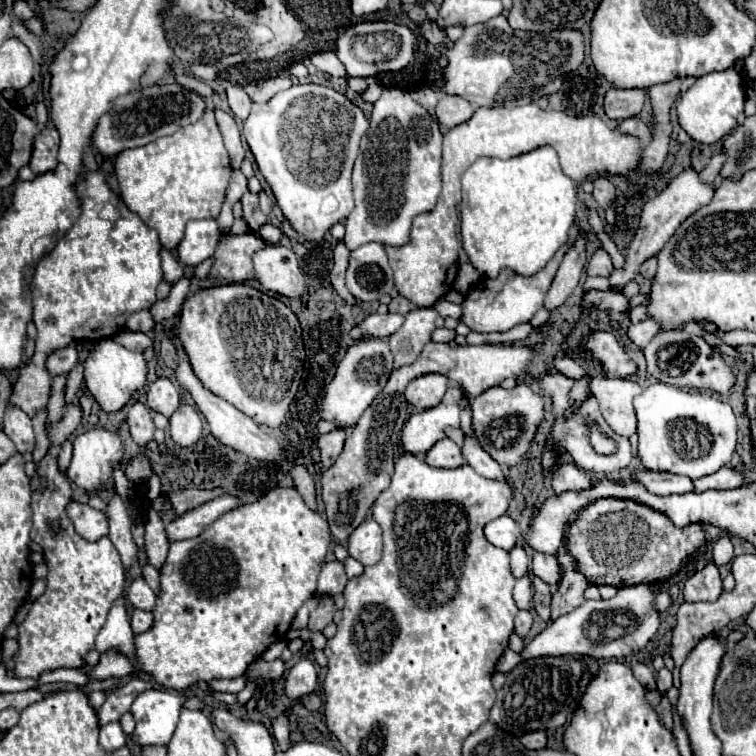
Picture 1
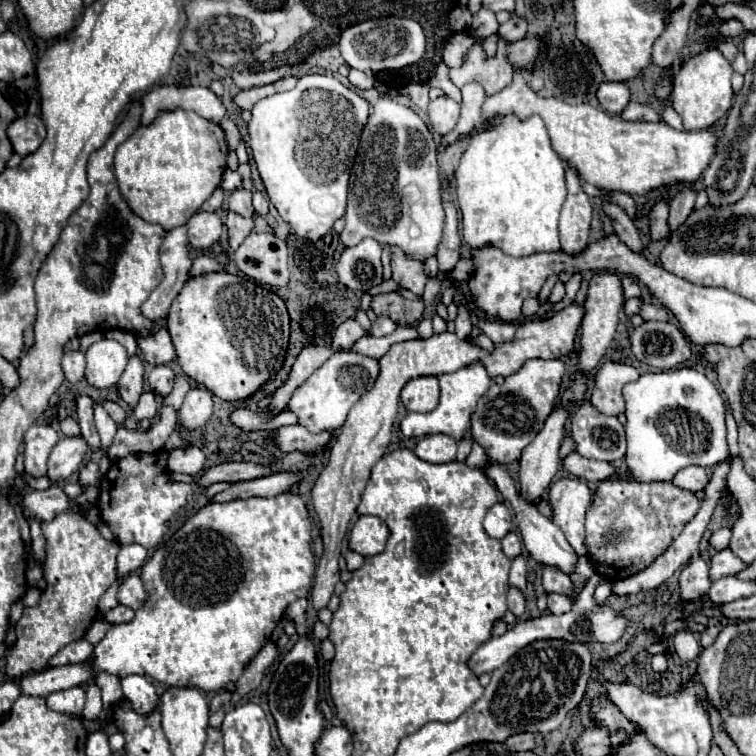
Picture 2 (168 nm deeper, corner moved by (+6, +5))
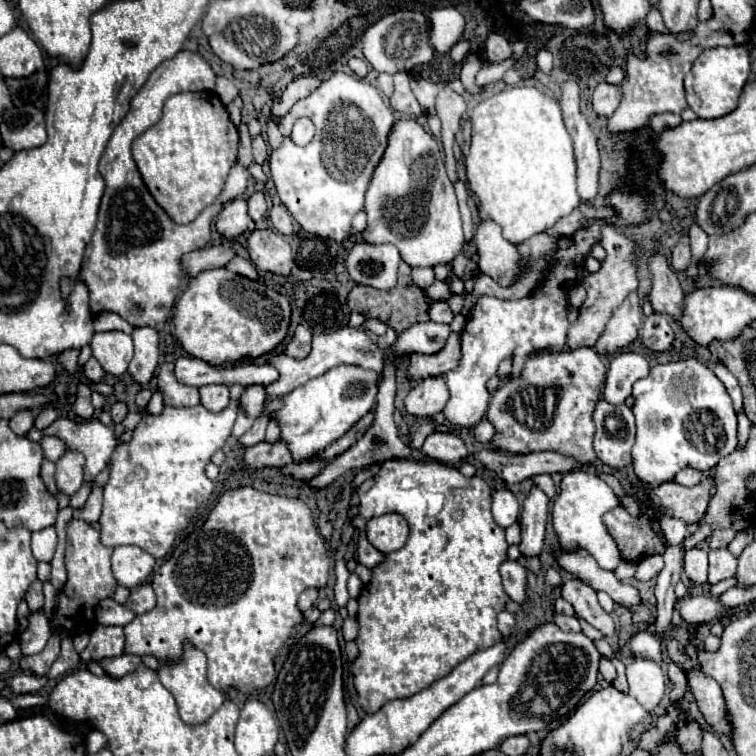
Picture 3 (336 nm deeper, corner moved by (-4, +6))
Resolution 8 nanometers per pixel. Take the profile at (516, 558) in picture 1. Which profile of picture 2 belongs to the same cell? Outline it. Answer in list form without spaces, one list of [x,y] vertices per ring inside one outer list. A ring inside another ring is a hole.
[[[510,531],[510,533],[502,539],[502,549],[504,549],[504,555],[506,555],[508,559],[518,557],[520,551],[522,551],[522,541],[520,541],[520,537],[518,537],[514,531]]]

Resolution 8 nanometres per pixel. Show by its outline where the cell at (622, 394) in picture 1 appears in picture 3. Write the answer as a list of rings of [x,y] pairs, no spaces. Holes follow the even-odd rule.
[[[620,352],[606,372],[604,400],[610,404],[622,404],[632,394],[632,384],[650,372],[648,362],[636,352]]]

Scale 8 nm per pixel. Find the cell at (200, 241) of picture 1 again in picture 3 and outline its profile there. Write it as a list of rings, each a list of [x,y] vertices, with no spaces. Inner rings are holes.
[[[242,198],[228,202],[216,218],[216,228],[224,238],[234,238],[248,228],[248,204]]]

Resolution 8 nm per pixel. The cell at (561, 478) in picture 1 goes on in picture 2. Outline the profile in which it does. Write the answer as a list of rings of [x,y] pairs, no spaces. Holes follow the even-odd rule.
[[[564,477],[550,485],[550,505],[554,523],[564,531],[568,543],[578,555],[586,555],[584,547],[584,513],[590,505],[592,491],[588,483],[578,477]]]

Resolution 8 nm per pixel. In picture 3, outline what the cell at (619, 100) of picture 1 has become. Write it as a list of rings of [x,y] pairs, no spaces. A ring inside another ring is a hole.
[[[600,82],[592,94],[592,108],[600,118],[610,118],[620,104],[620,90],[608,82]]]

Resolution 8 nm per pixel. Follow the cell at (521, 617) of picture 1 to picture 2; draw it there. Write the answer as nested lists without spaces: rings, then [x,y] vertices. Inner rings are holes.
[[[510,587],[510,591],[508,591],[508,609],[516,617],[520,617],[524,613],[524,595],[518,589],[514,589],[514,587]]]

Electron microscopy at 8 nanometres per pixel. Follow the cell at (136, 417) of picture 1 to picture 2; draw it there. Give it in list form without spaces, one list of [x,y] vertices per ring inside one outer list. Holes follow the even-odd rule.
[[[138,355],[130,357],[126,371],[120,377],[118,389],[120,389],[120,397],[124,399],[124,403],[134,411],[134,407],[138,405],[140,395],[144,393],[144,363]]]

